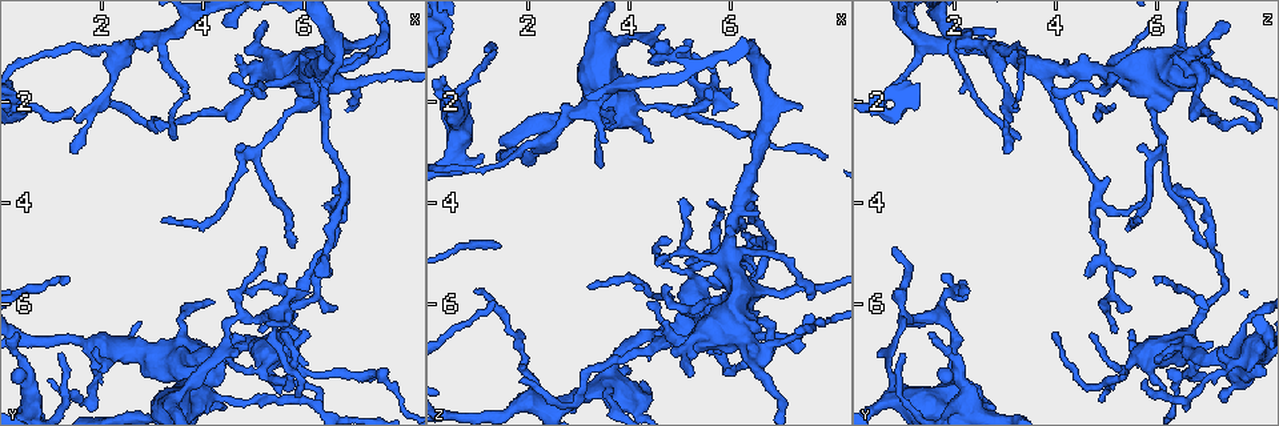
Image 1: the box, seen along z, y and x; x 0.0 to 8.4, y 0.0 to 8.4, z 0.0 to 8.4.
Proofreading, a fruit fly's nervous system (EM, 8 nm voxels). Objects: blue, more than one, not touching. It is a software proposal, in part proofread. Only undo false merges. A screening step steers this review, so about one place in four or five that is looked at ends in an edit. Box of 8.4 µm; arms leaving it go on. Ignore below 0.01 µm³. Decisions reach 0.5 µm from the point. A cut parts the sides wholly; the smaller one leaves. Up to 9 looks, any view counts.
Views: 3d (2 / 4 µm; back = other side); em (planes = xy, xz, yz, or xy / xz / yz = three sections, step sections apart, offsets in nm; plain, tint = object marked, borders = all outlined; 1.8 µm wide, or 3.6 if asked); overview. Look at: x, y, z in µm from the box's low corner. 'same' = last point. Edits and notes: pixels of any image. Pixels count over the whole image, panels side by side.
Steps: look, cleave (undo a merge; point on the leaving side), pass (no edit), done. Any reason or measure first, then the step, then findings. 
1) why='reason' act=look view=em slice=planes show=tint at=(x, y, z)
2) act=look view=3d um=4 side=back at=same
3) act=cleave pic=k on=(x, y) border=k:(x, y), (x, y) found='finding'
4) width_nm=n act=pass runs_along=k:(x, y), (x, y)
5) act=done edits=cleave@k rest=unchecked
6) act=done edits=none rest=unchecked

why='three arms meet' act=look view=3d um=2 at=(4.60, 6.35, 0.90)

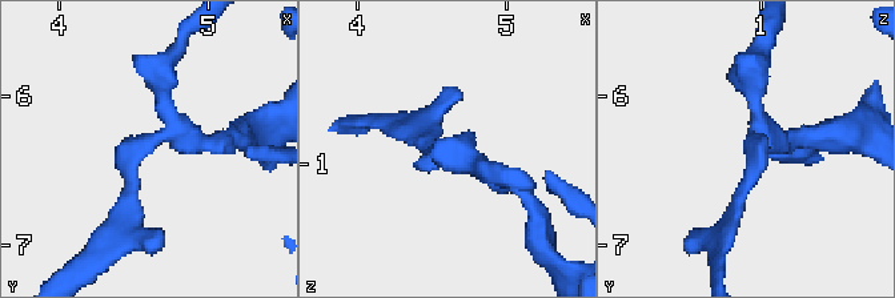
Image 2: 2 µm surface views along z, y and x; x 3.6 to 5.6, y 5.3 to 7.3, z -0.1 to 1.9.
act=look view=em slice=xz step=8 show=tint at=(4.62, 6.32, 0.92)

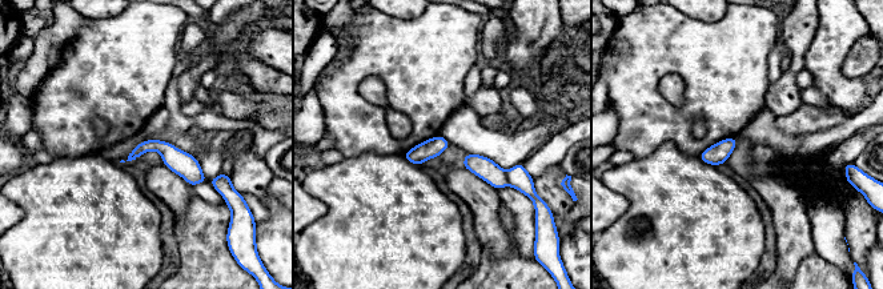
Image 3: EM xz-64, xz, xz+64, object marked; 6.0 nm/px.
why='cut it another way' act=look view=em slice=planes show=tint at=same

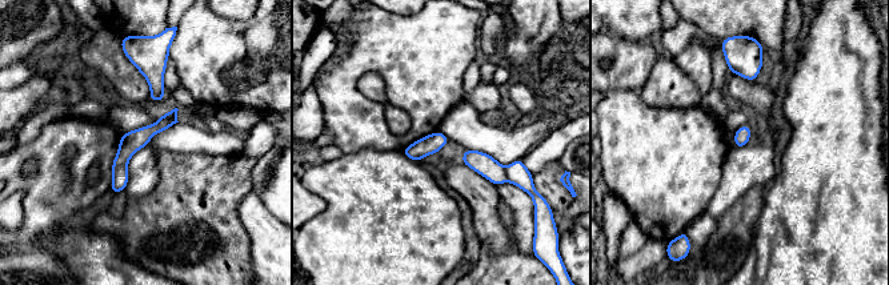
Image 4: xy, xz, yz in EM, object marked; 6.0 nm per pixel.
arms=3 act=cleave pic=4 on=(517, 173) border=4:(504, 167), (508, 180) found='a second cell is stuck on'

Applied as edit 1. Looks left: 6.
why='a narrow waist' act=look view=em slice=planes show=tint at=(4.50, 7.85, 2.05)

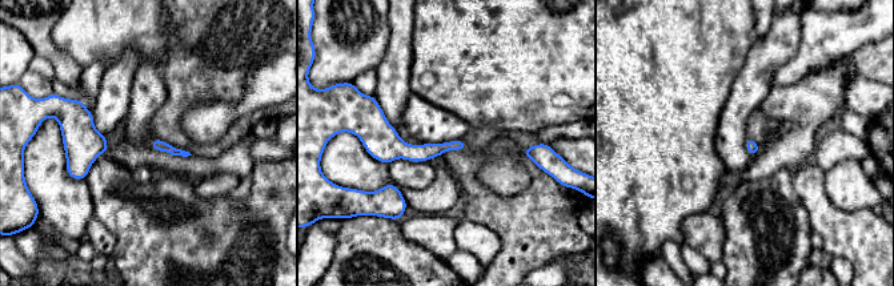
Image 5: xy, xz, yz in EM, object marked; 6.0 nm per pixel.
act=pass runs_along=5:(367, 135), (404, 150), (462, 146) found='one cell here'

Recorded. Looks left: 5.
why='redraw' act=look view=overview

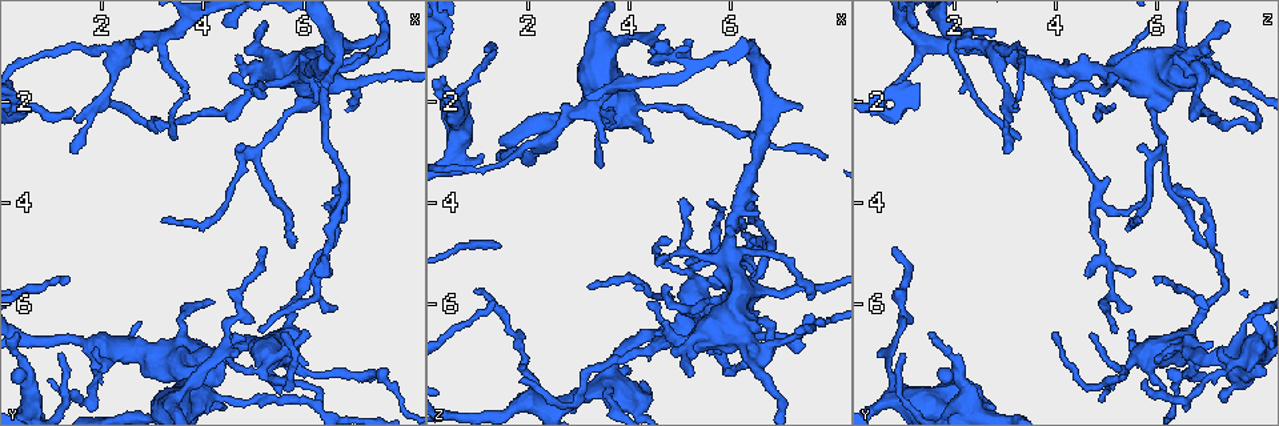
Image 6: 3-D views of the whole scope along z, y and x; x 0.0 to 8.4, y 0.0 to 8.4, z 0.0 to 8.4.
why='calibre changes' act=look view=3d um=4 at=(7.65, 1.55, 5.70)

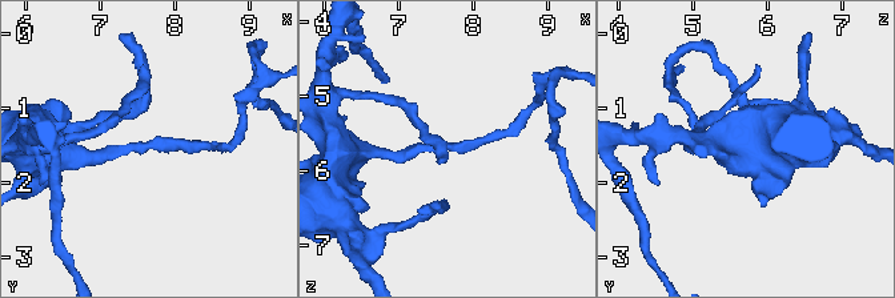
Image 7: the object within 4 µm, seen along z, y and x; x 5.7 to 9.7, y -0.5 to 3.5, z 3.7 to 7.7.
why='now the EM' act=look view=em slice=planes show=tint at=(7.60, 1.55, 5.70)

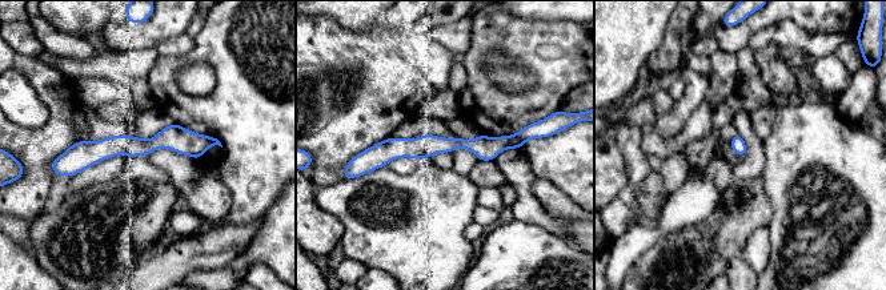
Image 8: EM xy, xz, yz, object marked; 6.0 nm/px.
width_nm=90 act=pass runs_along=8:(524, 135), (500, 144), (365, 156) found='continuous, no second cell'

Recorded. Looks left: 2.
why='sudden change in width' act=look view=em slice=planes show=tint at=(6.00, 1.45, 5.05)

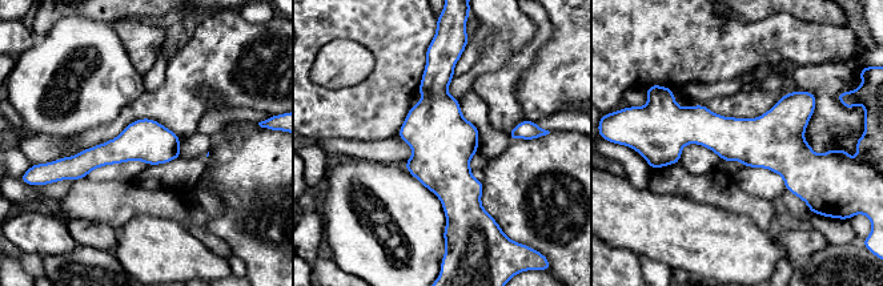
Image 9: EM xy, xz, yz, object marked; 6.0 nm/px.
width_nm=260 act=pass runs_along=9:(436, 61), (449, 221) found='continuous, no second cell'

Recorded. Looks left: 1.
act=done edits=cleave@4 rest=unchecked

